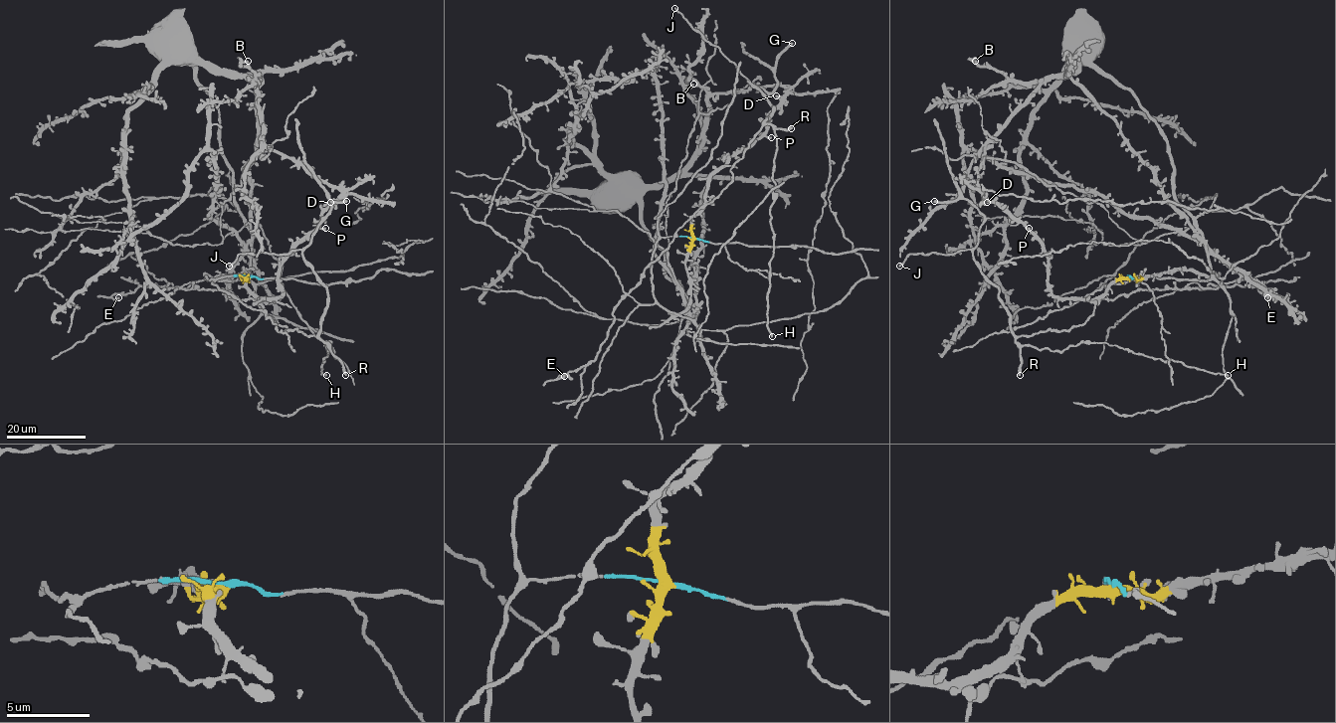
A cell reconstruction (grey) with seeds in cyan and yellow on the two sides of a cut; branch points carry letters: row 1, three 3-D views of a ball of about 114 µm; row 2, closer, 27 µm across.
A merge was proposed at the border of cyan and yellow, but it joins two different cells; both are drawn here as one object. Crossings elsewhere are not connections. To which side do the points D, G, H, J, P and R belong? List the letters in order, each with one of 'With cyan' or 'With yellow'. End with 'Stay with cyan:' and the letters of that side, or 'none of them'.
D: With yellow
G: With yellow
H: With yellow
J: With yellow
P: With yellow
R: With yellow
Stay with cyan: none of them

